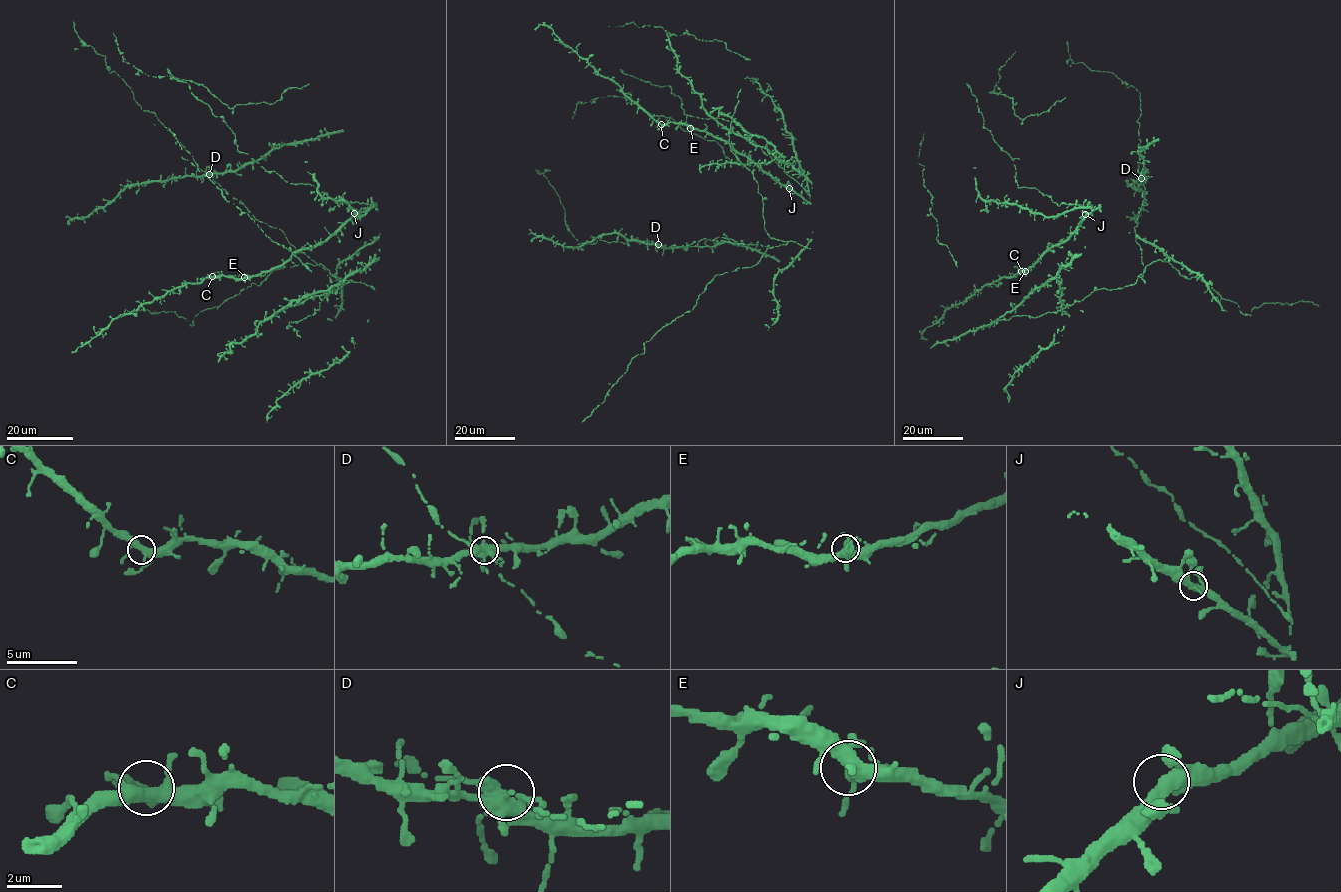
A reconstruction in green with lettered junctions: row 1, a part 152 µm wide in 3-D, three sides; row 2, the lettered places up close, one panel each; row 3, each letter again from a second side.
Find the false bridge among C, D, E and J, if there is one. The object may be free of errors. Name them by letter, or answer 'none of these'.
none of these

